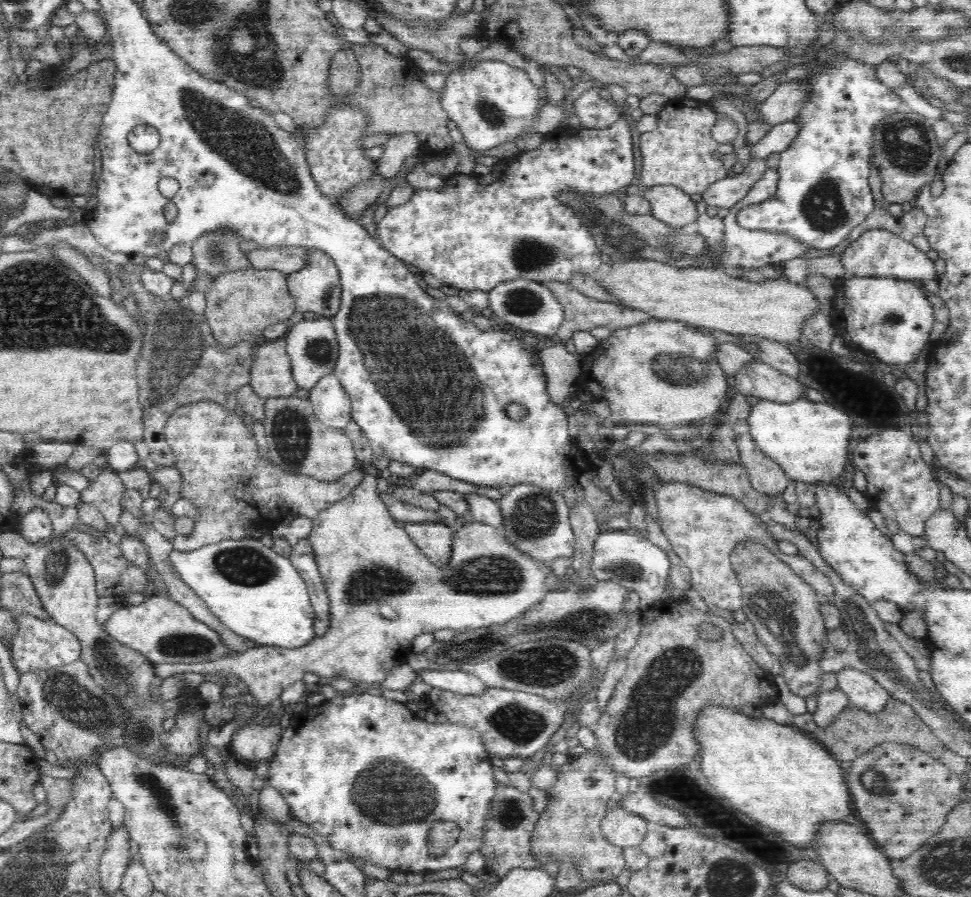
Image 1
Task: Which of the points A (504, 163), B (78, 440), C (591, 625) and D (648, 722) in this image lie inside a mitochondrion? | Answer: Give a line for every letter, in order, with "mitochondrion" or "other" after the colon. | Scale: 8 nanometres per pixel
A: other
B: other
C: mitochondrion
D: mitochondrion

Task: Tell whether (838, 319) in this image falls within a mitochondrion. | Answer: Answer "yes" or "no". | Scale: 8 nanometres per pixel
no

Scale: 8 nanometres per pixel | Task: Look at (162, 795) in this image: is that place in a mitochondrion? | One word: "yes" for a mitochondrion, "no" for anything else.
yes

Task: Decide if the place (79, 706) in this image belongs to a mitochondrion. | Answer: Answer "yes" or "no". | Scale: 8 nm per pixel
yes

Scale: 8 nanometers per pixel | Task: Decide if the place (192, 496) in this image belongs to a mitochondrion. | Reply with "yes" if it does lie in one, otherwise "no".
no

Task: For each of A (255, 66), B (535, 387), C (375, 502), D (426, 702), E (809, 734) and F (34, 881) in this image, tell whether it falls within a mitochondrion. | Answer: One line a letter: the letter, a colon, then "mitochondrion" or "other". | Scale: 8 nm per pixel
A: mitochondrion
B: other
C: other
D: other
E: other
F: mitochondrion

